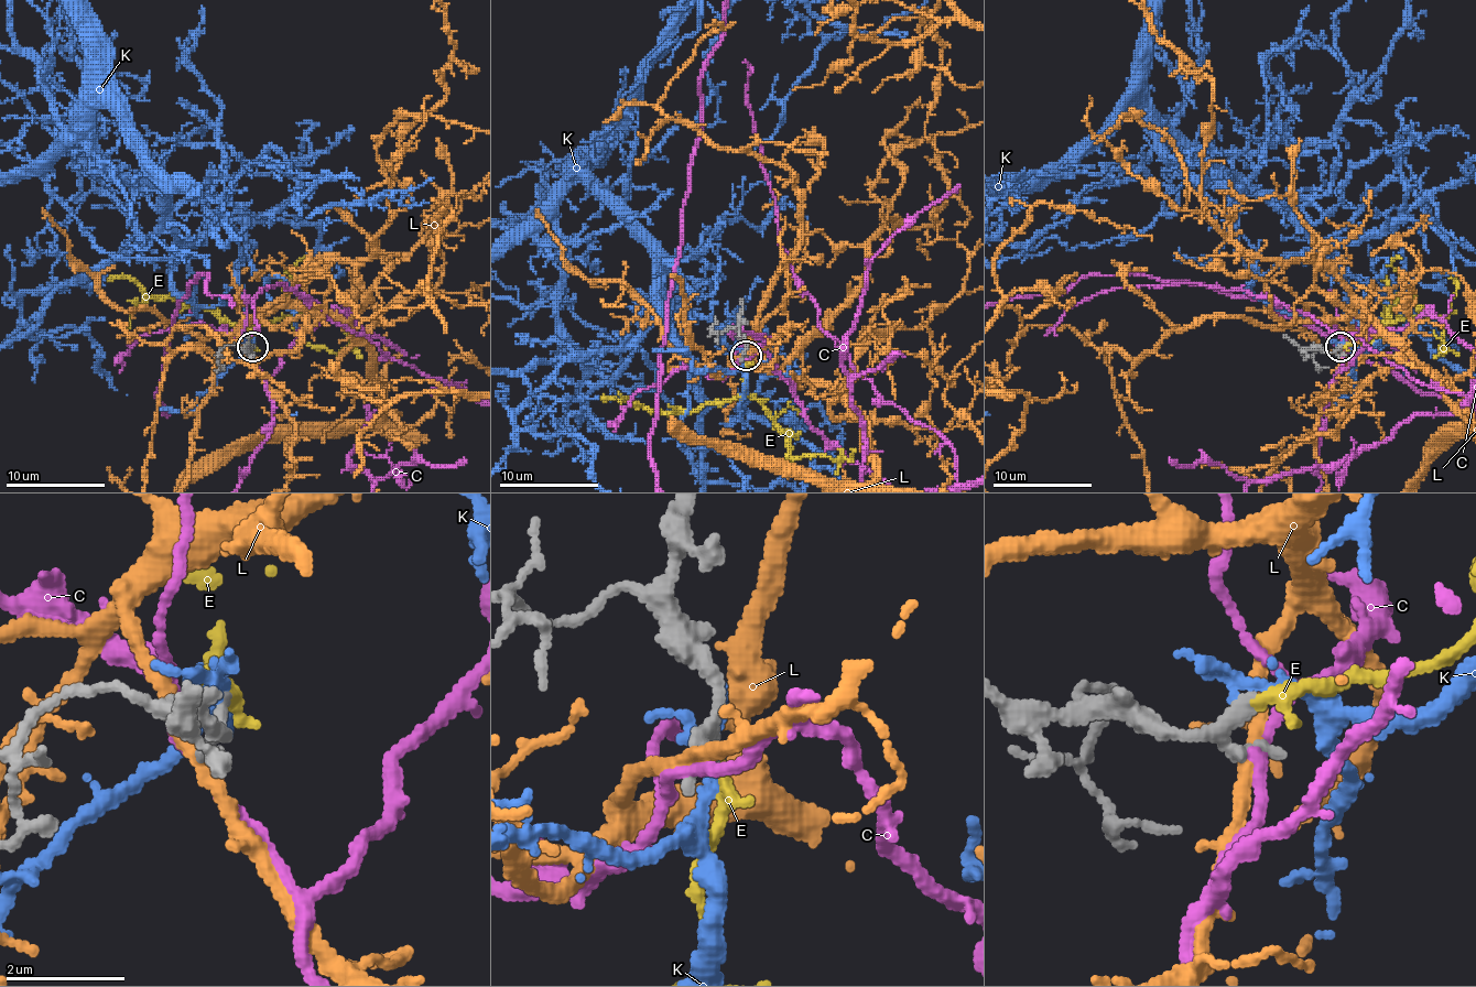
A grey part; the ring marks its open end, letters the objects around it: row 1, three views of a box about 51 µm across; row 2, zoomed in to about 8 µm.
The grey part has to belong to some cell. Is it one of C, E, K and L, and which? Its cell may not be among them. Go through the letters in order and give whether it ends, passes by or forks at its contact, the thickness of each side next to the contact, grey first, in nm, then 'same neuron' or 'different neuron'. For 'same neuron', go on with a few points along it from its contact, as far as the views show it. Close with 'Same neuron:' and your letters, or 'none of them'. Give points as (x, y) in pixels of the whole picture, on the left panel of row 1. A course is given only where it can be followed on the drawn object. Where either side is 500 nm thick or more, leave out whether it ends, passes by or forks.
C: it passes by; 200 nm thick on the grey side, 200 nm on the other; different neuron
E: it ends there; 180 nm thick on the grey side, 220 nm on the other; same neuron; it runs (251, 347), (251, 331), (292, 315), (294, 331), (306, 343), (324, 345), (334, 353), (349, 343), (344, 331)
K: it forks there; 190 nm thick on the grey side, 140 nm on the other; different neuron
L: it passes by; 200 nm thick on the grey side, 240 nm on the other; different neuron
Same neuron: E

